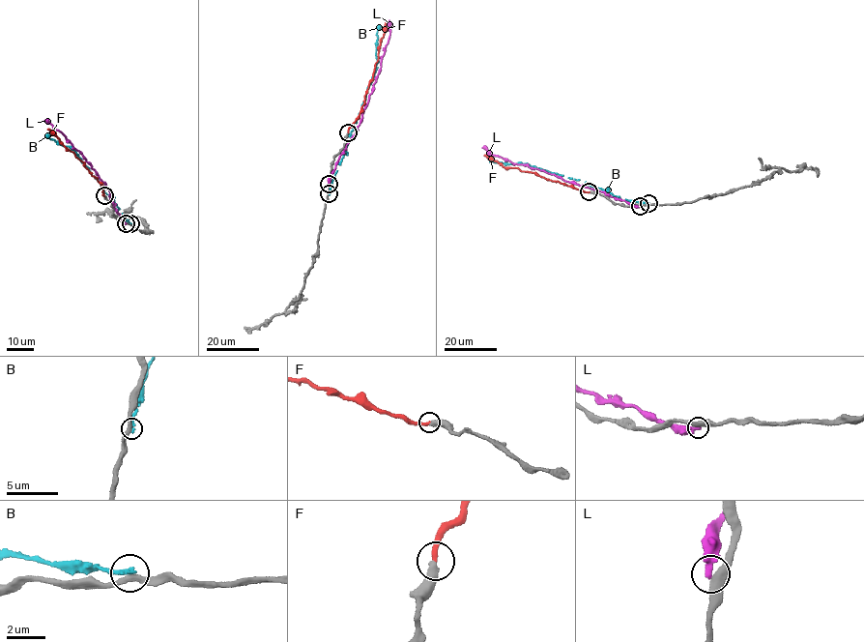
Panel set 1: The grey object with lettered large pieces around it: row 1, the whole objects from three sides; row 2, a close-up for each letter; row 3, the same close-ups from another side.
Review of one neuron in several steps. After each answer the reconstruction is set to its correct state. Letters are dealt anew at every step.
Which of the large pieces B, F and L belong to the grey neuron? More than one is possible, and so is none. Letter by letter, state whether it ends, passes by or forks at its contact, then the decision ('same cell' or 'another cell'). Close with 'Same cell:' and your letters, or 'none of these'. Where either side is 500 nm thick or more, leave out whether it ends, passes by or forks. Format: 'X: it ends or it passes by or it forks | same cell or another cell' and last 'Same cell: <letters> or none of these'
B: it ends | another cell
F: it ends | same cell
L: it ends | another cell
Same cell: F

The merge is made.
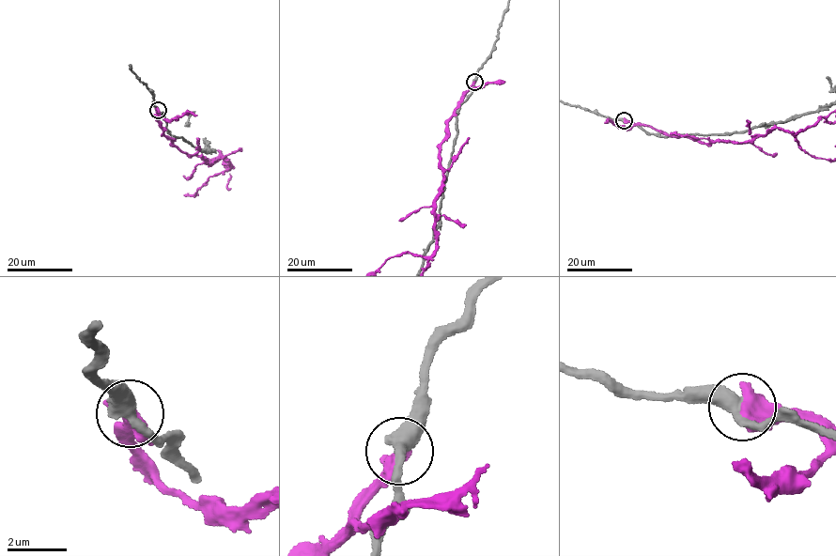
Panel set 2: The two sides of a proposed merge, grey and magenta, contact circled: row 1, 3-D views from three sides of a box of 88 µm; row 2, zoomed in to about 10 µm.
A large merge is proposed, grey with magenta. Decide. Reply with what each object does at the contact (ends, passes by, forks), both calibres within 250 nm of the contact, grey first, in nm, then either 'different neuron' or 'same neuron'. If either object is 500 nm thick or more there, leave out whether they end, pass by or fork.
440/600 nm | different neuron

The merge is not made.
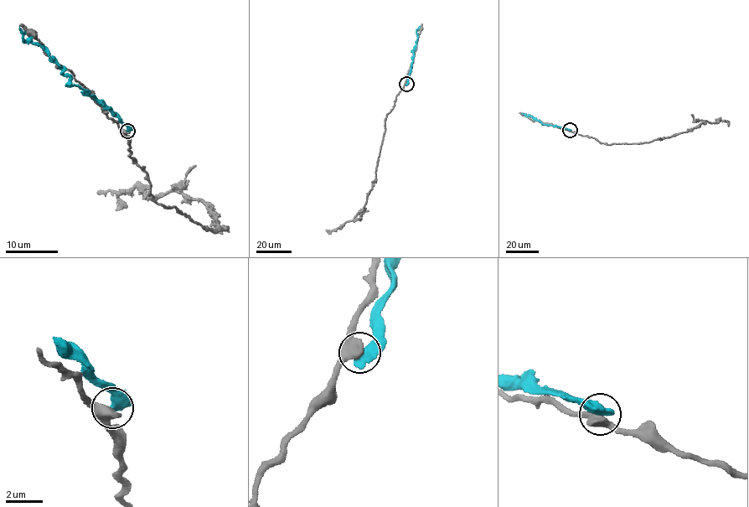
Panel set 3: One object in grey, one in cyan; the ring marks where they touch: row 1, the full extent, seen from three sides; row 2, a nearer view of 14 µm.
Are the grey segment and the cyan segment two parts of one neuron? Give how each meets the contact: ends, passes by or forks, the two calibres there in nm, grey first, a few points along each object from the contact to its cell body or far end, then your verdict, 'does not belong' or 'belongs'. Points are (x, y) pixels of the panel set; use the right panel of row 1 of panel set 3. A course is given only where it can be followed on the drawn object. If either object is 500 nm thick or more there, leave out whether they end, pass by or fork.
550/650 nm | grey via (570, 131), (607, 145), (639, 143), (688, 131), (705, 121), (728, 121) | cyan via (570, 130), (543, 124), (522, 113) | does not belong

